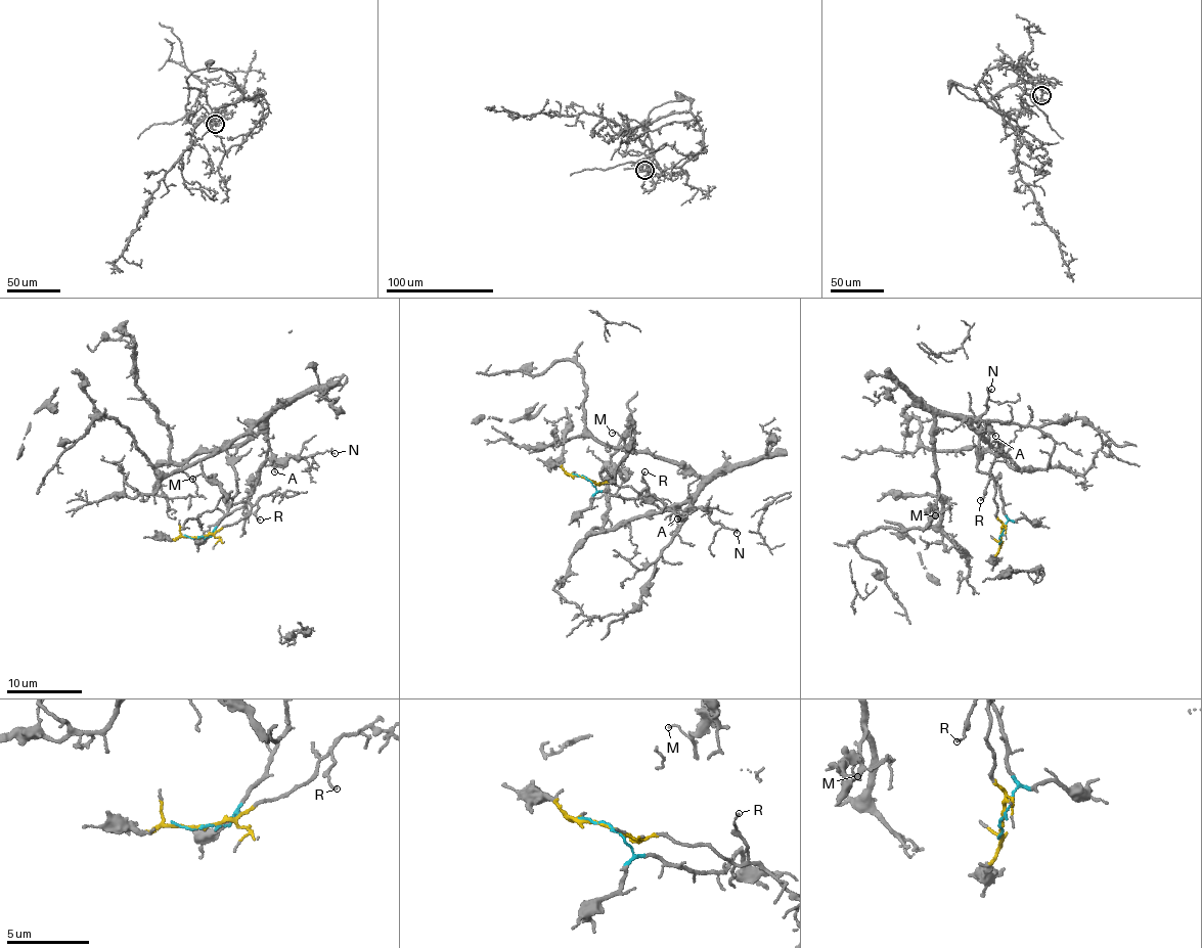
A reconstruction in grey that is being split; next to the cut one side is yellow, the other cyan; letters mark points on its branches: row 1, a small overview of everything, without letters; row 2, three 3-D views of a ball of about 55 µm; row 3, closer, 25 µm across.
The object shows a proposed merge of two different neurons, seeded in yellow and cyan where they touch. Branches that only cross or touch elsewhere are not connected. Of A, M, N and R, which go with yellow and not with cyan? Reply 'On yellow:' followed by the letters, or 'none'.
On yellow: R

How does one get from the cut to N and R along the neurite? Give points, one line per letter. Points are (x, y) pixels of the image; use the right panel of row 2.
N: (1000, 538), (1006, 517), (997, 483), (977, 469), (979, 438), (965, 418), (985, 425), (977, 421), (991, 390)
R: (1000, 537), (1002, 524), (994, 501), (993, 481), (987, 482), (984, 497), (980, 500)

